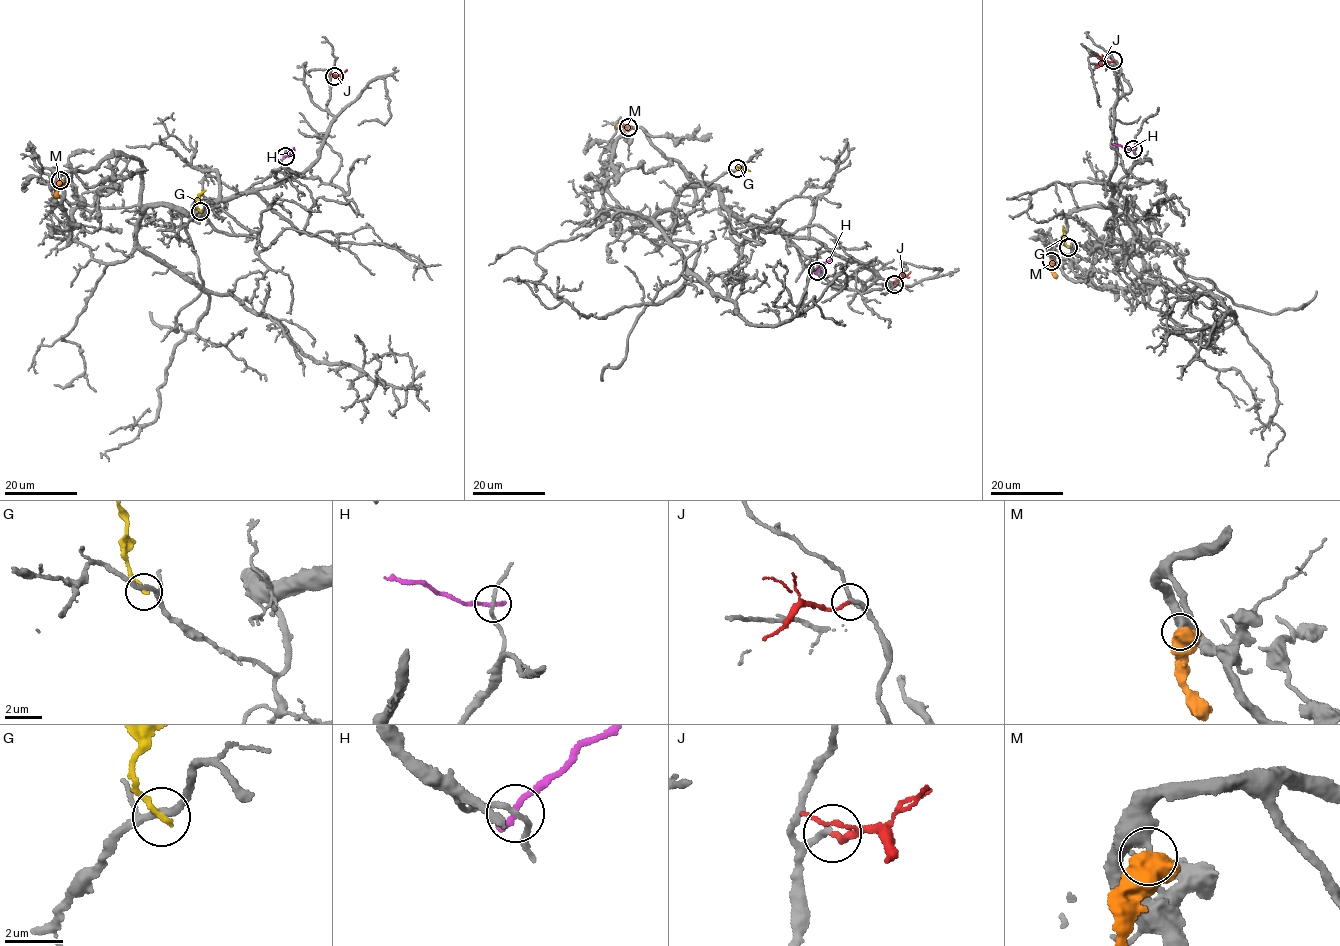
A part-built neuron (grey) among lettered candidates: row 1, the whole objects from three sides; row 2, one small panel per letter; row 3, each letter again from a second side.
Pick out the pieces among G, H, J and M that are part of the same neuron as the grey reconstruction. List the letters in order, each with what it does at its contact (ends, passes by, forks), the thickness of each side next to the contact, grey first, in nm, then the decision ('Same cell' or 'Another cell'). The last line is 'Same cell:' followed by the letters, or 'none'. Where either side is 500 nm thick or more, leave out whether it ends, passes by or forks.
G: It ends there. Thickness 240 nm (grey) against 220 nm. Another cell
H: It ends there. Thickness 170 nm (grey) against 280 nm. Another cell
J: It ends there. Thickness 200 nm (grey) against 160 nm. Same cell
M: Thickness 440 nm (grey) against 850 nm. Another cell
Same cell: J

